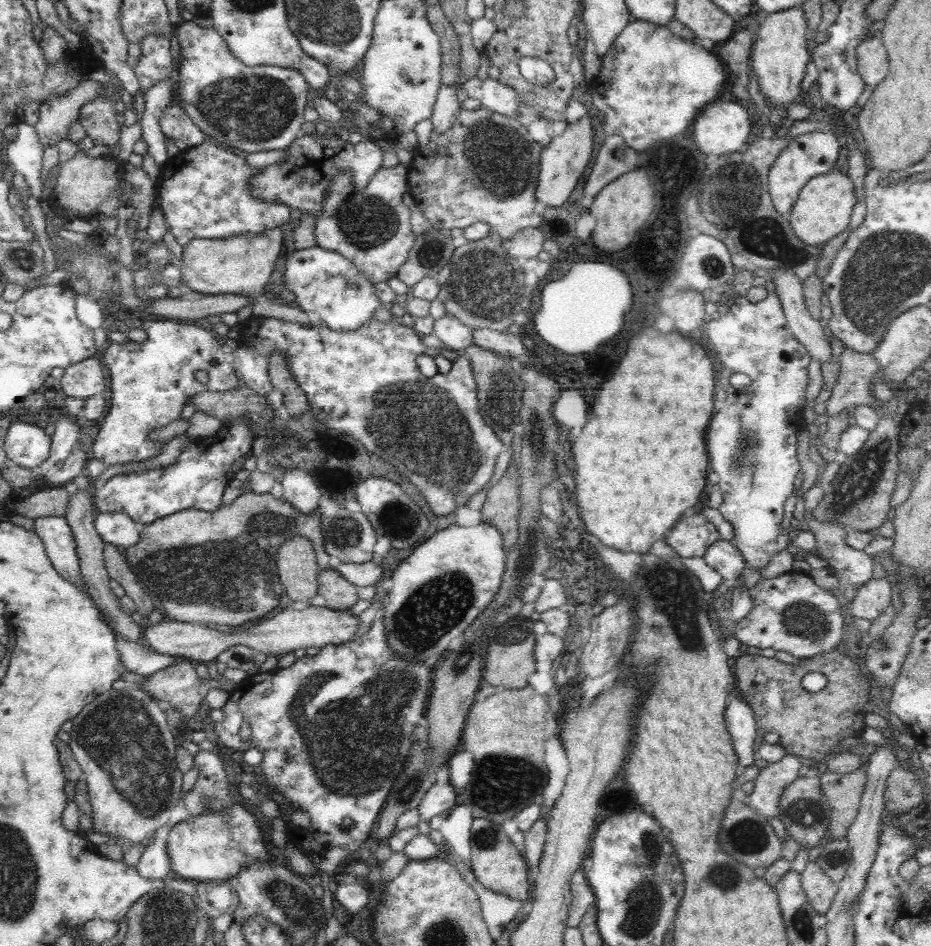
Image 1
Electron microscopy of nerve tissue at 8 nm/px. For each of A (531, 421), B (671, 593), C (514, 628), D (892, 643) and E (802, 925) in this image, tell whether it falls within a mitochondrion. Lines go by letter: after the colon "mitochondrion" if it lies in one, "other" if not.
A: mitochondrion
B: mitochondrion
C: mitochondrion
D: mitochondrion
E: mitochondrion

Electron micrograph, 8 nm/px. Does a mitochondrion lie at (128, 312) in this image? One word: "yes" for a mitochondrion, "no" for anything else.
no

